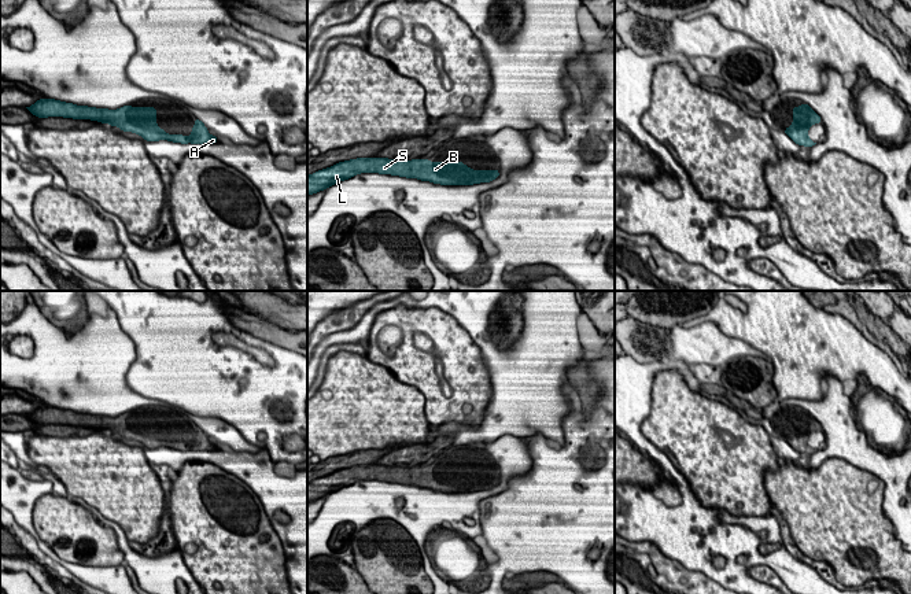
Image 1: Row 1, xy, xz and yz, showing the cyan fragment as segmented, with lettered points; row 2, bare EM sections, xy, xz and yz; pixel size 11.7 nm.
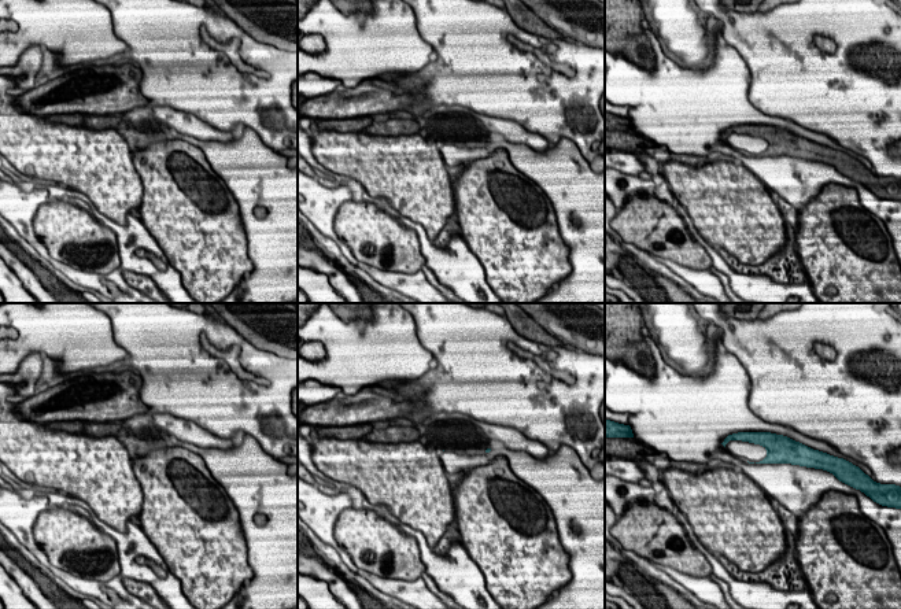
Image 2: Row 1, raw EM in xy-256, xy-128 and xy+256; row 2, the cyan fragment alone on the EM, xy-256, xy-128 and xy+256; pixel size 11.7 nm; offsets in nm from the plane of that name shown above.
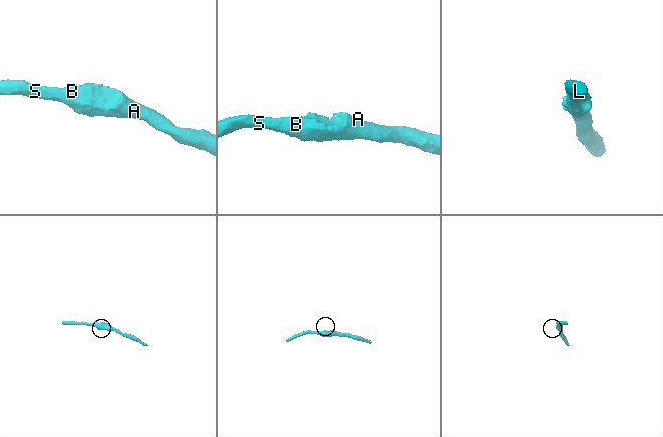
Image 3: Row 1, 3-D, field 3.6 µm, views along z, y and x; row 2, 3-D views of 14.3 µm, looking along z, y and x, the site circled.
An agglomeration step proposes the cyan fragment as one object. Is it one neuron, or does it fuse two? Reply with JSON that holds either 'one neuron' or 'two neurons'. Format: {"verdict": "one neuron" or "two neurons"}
{"verdict": "one neuron"}

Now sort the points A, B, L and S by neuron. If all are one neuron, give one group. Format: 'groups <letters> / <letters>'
groups A B L S

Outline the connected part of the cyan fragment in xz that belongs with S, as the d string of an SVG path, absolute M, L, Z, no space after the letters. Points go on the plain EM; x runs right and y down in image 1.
M358 465L339 469L307 483L307 502L327 497L359 480L392 482L442 492L473 492L490 490L499 483L499 477L472 477L464 469L429 469L428 465L413 468Z

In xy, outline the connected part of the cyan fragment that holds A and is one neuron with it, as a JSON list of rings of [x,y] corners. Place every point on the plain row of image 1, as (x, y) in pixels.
[[[40,406],[26,416],[38,425],[64,424],[110,431],[111,433],[118,433],[123,439],[137,440],[147,449],[169,447],[182,451],[215,451],[218,449],[217,443],[211,443],[203,429],[198,425],[195,425],[195,433],[188,444],[184,442],[167,442],[163,436],[156,433],[155,414],[130,414],[128,412],[118,417],[107,417],[75,413],[54,406]]]

